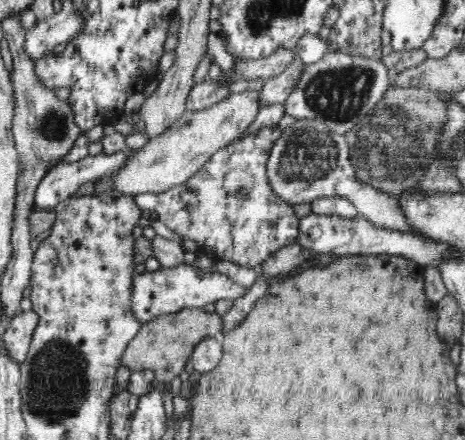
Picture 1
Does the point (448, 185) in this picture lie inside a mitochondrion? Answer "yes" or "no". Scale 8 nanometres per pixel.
no

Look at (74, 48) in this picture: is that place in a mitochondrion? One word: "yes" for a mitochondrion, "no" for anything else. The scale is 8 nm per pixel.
no

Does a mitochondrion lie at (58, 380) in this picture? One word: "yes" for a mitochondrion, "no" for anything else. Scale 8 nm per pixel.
yes

